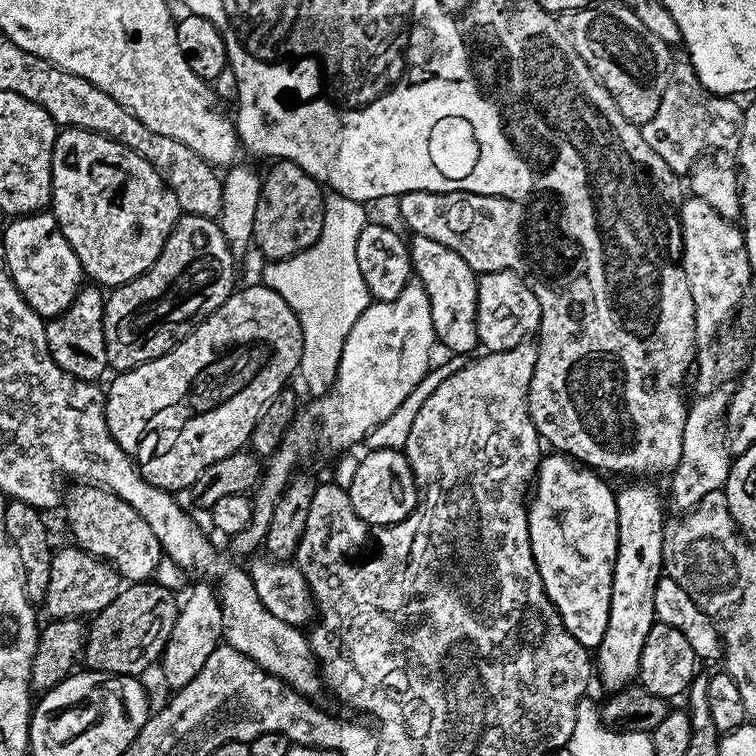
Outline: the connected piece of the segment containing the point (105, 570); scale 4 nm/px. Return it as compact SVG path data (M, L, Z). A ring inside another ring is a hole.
M71 547L59 549L53 555L50 582L42 605L47 617L57 621L96 615L112 604L122 586L122 577L111 563L91 556L79 547Z

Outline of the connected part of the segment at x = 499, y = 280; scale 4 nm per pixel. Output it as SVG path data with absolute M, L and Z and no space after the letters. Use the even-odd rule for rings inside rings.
M515 271L485 272L476 282L476 329L488 352L505 352L525 343L540 331L541 313L531 283Z

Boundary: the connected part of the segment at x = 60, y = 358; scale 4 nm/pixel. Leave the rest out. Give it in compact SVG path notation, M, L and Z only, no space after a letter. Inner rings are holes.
M81 287L79 294L70 302L70 306L60 316L53 316L45 323L46 346L66 374L75 380L99 381L103 372L109 371L106 354L106 338L104 337L104 302L106 296L99 287Z

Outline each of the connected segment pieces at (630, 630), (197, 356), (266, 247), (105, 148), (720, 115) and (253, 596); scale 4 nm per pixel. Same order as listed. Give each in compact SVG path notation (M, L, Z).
M636 482L633 488L616 492L618 506L618 550L610 594L610 618L606 635L594 656L598 680L616 694L629 687L640 675L640 655L644 639L650 634L656 620L654 590L659 582L663 562L663 526L666 519L664 504L651 488L651 483Z
M263 283L260 284L254 285L253 288L242 289L243 287L241 287L239 290L233 291L232 296L226 298L226 302L222 302L222 306L218 306L218 310L214 310L214 314L210 314L204 319L185 340L178 342L166 354L162 354L162 358L154 358L150 362L132 368L128 372L113 375L112 385L107 385L104 397L106 426L110 430L114 442L118 442L118 446L122 446L124 453L135 460L136 466L140 470L140 477L147 484L153 484L154 487L173 494L180 489L191 489L195 485L196 479L211 464L226 458L230 454L241 451L251 441L252 431L264 407L286 387L291 376L295 377L297 375L300 359L302 358L302 346L304 345L302 326L298 322L294 310L290 310L288 303L273 288L267 287Z
M277 159L264 178L264 197L256 200L254 230L255 247L260 247L269 261L288 260L305 252L322 234L324 225L325 189L302 166L289 160Z
M65 127L57 135L54 142L54 150L52 151L52 202L50 211L55 216L56 224L62 230L66 242L70 242L70 250L74 250L74 254L78 254L81 273L87 279L88 276L92 279L89 281L95 282L100 286L105 286L104 284L108 284L107 286L119 286L141 276L155 262L158 254L162 254L162 250L166 246L166 238L170 238L177 220L182 215L178 206L178 198L174 198L174 194L168 189L168 184L160 177L158 170L154 170L154 166L150 166L150 162L146 162L146 158L142 158L134 150L122 146L117 140L111 140L109 136L103 136L90 130L70 127Z
M673 63L666 82L666 94L662 94L662 103L658 105L654 118L642 126L646 142L650 142L650 150L654 150L654 154L658 154L658 158L662 158L670 170L678 174L691 173L697 161L705 154L712 154L715 148L738 148L744 108L736 103L735 99L707 92L691 64Z
M248 572L243 576L236 576L236 580L228 584L228 612L222 612L222 622L223 639L234 650L249 656L265 672L284 681L304 697L316 698L320 692L320 680L322 684L322 672L318 667L313 645L300 633L303 631L299 627L285 624L283 620L270 614L259 600Z

